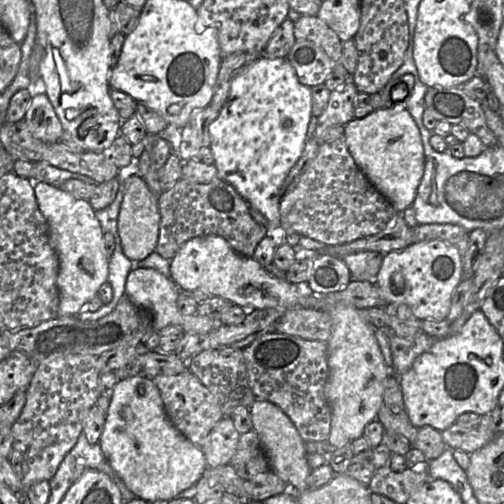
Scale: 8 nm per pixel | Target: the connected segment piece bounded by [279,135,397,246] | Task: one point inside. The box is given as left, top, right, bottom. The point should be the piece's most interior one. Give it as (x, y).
(331, 201)

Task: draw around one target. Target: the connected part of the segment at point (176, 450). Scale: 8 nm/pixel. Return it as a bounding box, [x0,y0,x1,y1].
[99,375,207,502]

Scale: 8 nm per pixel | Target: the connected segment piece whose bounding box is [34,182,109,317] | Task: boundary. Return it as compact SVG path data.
M34 182L34 193L38 208L48 224L49 244L59 261L58 317L76 316L107 282L109 259L103 252L104 232L88 200L77 199L45 182Z

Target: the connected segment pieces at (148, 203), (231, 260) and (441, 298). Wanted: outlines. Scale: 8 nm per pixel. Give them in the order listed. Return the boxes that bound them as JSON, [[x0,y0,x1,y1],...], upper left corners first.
[[118,172,160,261],[170,236,313,309],[376,240,462,321]]

